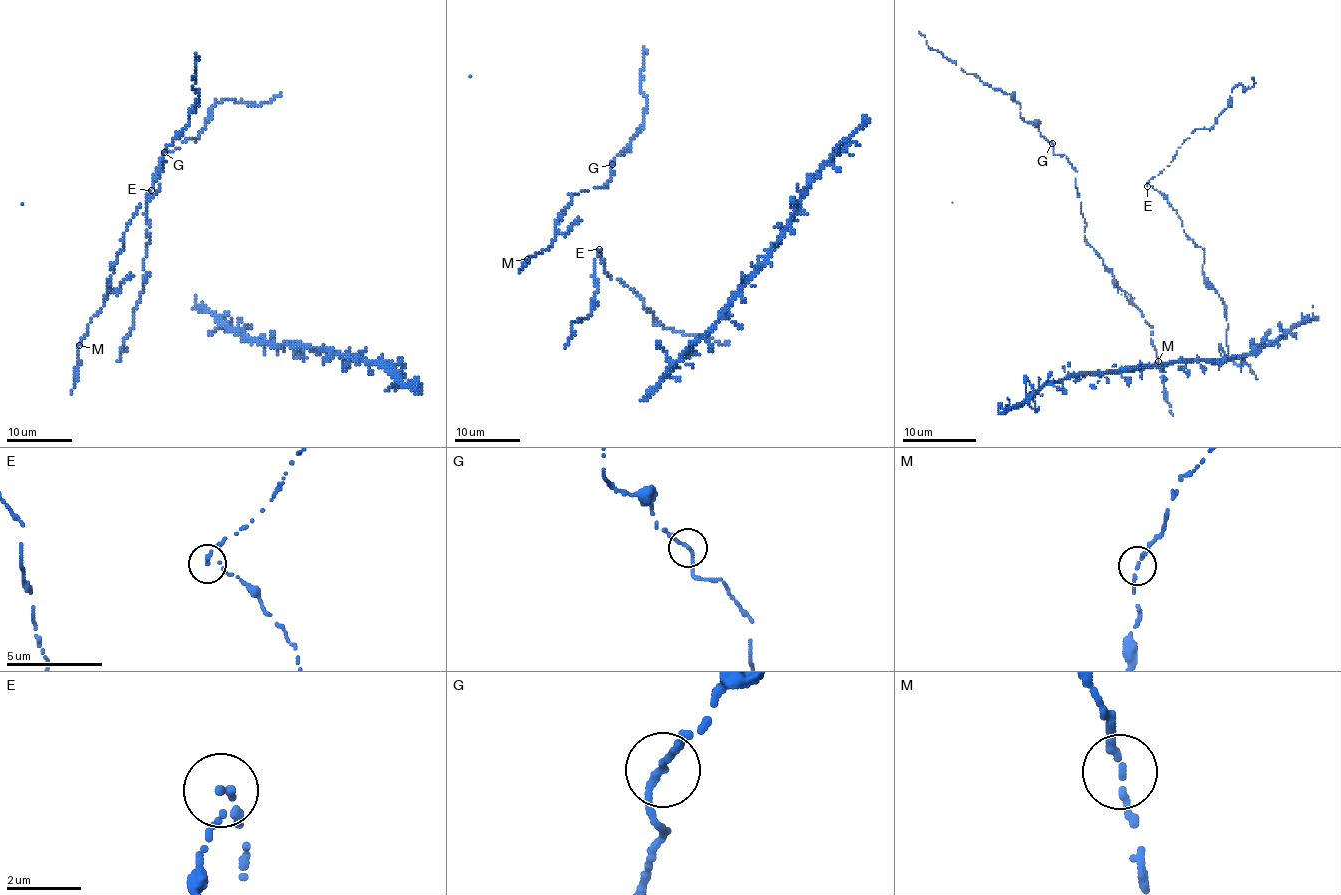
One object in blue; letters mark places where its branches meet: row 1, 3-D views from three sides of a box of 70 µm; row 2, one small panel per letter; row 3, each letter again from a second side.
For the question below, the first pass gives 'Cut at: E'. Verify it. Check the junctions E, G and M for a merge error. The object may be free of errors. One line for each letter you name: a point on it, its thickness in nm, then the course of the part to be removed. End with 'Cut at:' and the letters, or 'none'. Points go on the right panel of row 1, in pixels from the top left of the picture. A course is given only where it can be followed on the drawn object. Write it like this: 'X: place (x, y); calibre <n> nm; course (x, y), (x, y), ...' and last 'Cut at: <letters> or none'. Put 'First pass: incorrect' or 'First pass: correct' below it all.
Cut at: none
First pass: incorrect

